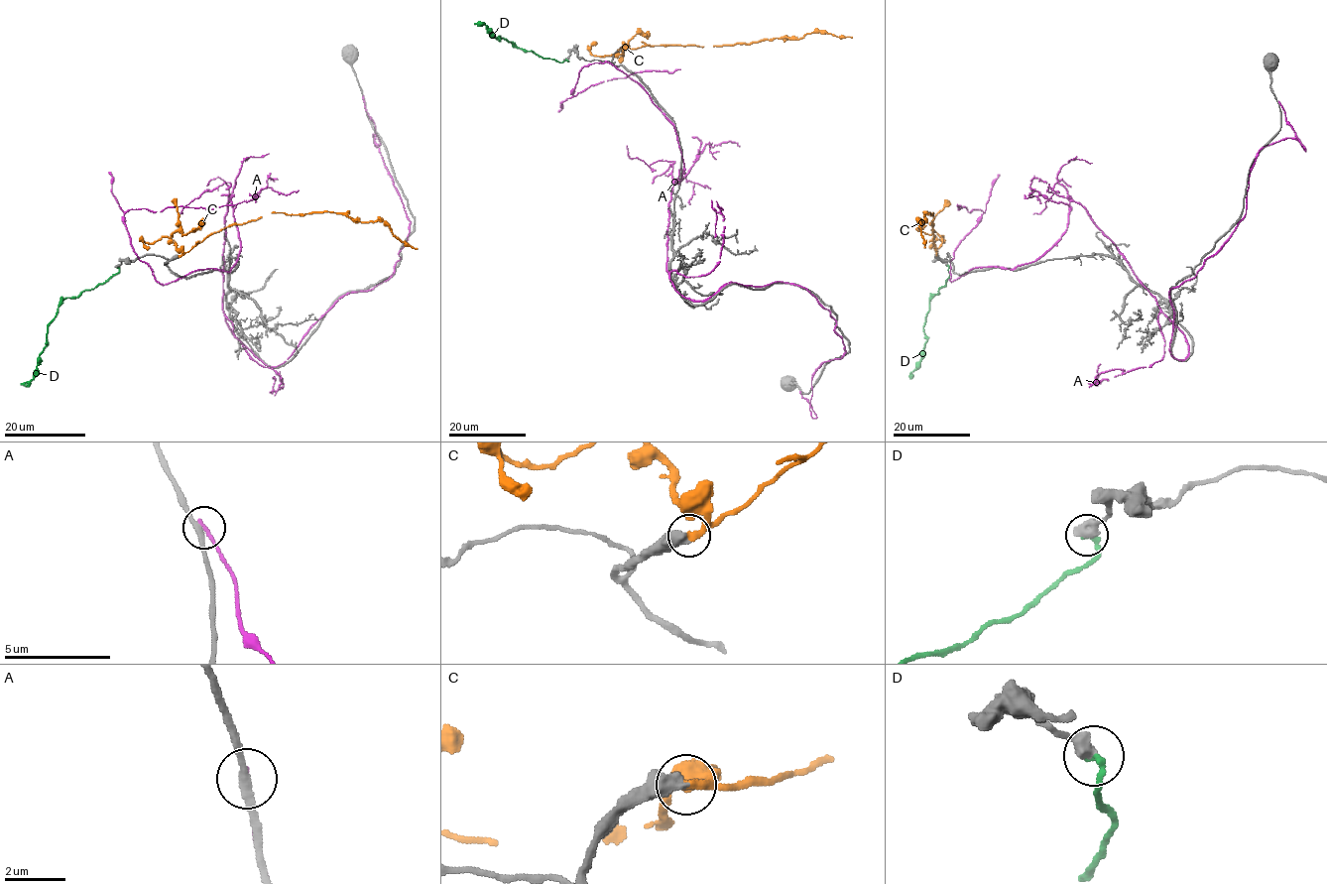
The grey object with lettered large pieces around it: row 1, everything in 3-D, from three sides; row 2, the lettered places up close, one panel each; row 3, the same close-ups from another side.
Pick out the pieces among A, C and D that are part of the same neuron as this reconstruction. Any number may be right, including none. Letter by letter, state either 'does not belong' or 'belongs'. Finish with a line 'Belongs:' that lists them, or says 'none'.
A: does not belong
C: belongs
D: does not belong
Belongs: C

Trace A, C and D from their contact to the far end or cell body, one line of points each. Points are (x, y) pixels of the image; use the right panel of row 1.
A: (1279, 102), (1305, 150), (1263, 147), (1170, 289), (1184, 359), (1080, 204), (952, 281), (983, 211), (957, 204)
C: (936, 254), (933, 241), (934, 212), (929, 211), (925, 213), (926, 221), (919, 220), (925, 247)
D: (947, 265), (950, 274), (946, 284), (932, 298), (923, 331), (927, 342), (920, 364), (910, 377)

